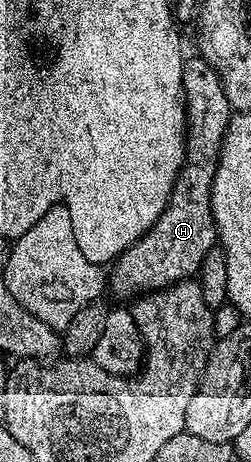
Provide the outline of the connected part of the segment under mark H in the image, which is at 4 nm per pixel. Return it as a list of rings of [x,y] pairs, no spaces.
[[[191,56],[183,64],[181,97],[185,100],[185,162],[173,185],[169,203],[153,227],[131,244],[112,263],[107,290],[117,298],[136,299],[176,282],[192,279],[203,264],[203,256],[218,245],[217,225],[211,208],[211,188],[221,155],[221,142],[229,127],[231,107],[221,77],[206,58]]]

